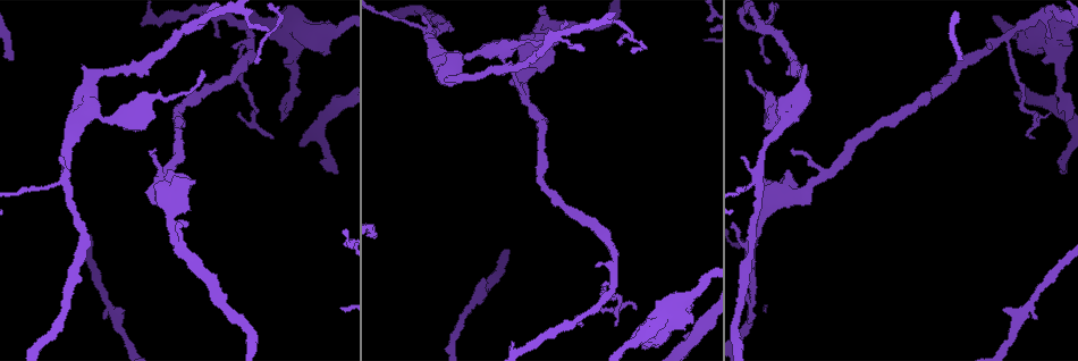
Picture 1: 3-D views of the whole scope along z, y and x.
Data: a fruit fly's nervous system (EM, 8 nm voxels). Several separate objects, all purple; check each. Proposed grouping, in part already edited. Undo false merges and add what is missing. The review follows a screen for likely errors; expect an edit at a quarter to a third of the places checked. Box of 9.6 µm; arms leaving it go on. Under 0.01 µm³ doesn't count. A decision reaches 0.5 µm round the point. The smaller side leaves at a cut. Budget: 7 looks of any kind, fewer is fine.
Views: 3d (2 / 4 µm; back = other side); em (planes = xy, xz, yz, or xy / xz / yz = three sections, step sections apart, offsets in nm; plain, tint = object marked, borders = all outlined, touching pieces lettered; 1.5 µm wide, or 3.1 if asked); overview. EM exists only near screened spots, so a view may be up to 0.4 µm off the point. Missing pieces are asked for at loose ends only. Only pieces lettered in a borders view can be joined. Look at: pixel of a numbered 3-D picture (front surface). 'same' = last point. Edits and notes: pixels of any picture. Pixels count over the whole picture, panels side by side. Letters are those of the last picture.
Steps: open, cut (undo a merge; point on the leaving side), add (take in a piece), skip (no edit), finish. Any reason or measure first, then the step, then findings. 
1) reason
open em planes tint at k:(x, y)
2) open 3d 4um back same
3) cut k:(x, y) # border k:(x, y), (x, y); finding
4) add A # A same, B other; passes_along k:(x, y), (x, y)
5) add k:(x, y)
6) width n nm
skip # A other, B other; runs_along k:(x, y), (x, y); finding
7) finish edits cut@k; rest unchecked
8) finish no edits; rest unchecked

branch stops here
open 3d 2um at 1:(805, 65)

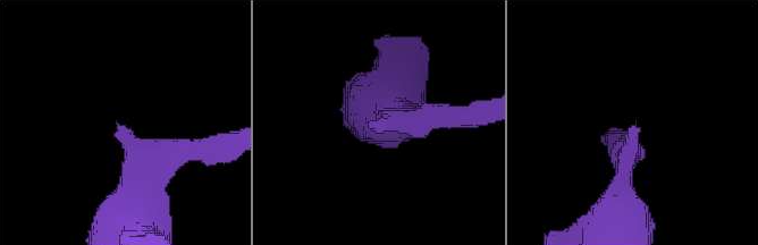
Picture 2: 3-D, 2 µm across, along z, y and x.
open em xz step 8 borders at 2:(637, 127)

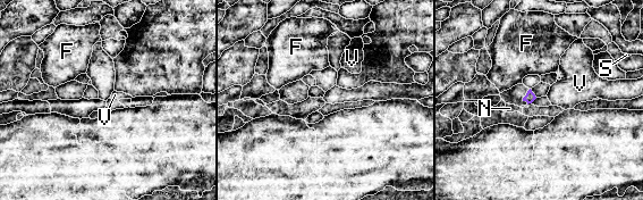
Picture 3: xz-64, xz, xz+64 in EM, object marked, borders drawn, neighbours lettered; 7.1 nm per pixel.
cut it another way
open em planes borders same

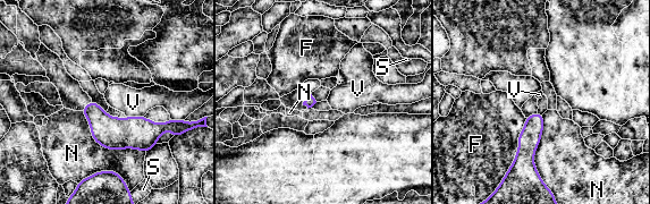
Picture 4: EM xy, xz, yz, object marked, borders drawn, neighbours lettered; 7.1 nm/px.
skip # F other, N other, S other, V other; runs_along 4:(537, 116), (528, 141), (529, 170); no lettered piece goes on from it

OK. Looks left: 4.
free end
open 3d 4um at 1:(271, 36)

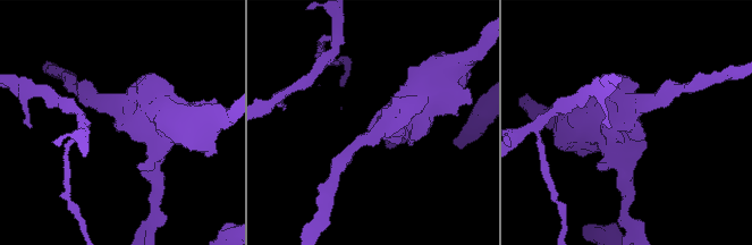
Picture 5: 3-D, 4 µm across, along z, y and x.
open em yz step 8 tint at 5:(625, 129)

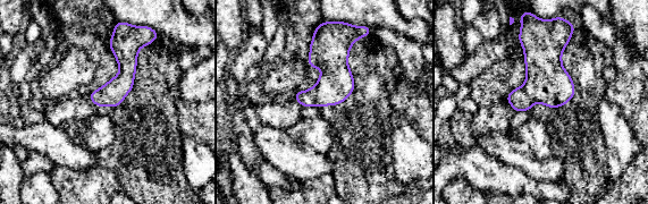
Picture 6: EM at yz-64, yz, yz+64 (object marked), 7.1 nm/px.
another direction
open em xy step 4 borders same

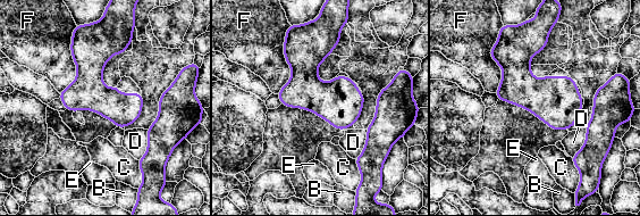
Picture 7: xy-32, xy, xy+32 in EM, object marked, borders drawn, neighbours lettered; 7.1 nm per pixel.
longest_contact F 440 nm
skip # B other, C other, D other, E other, F other; border 7:(570, 157), (580, 172); none of them fits

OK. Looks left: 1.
finish no edits; rest unchecked

